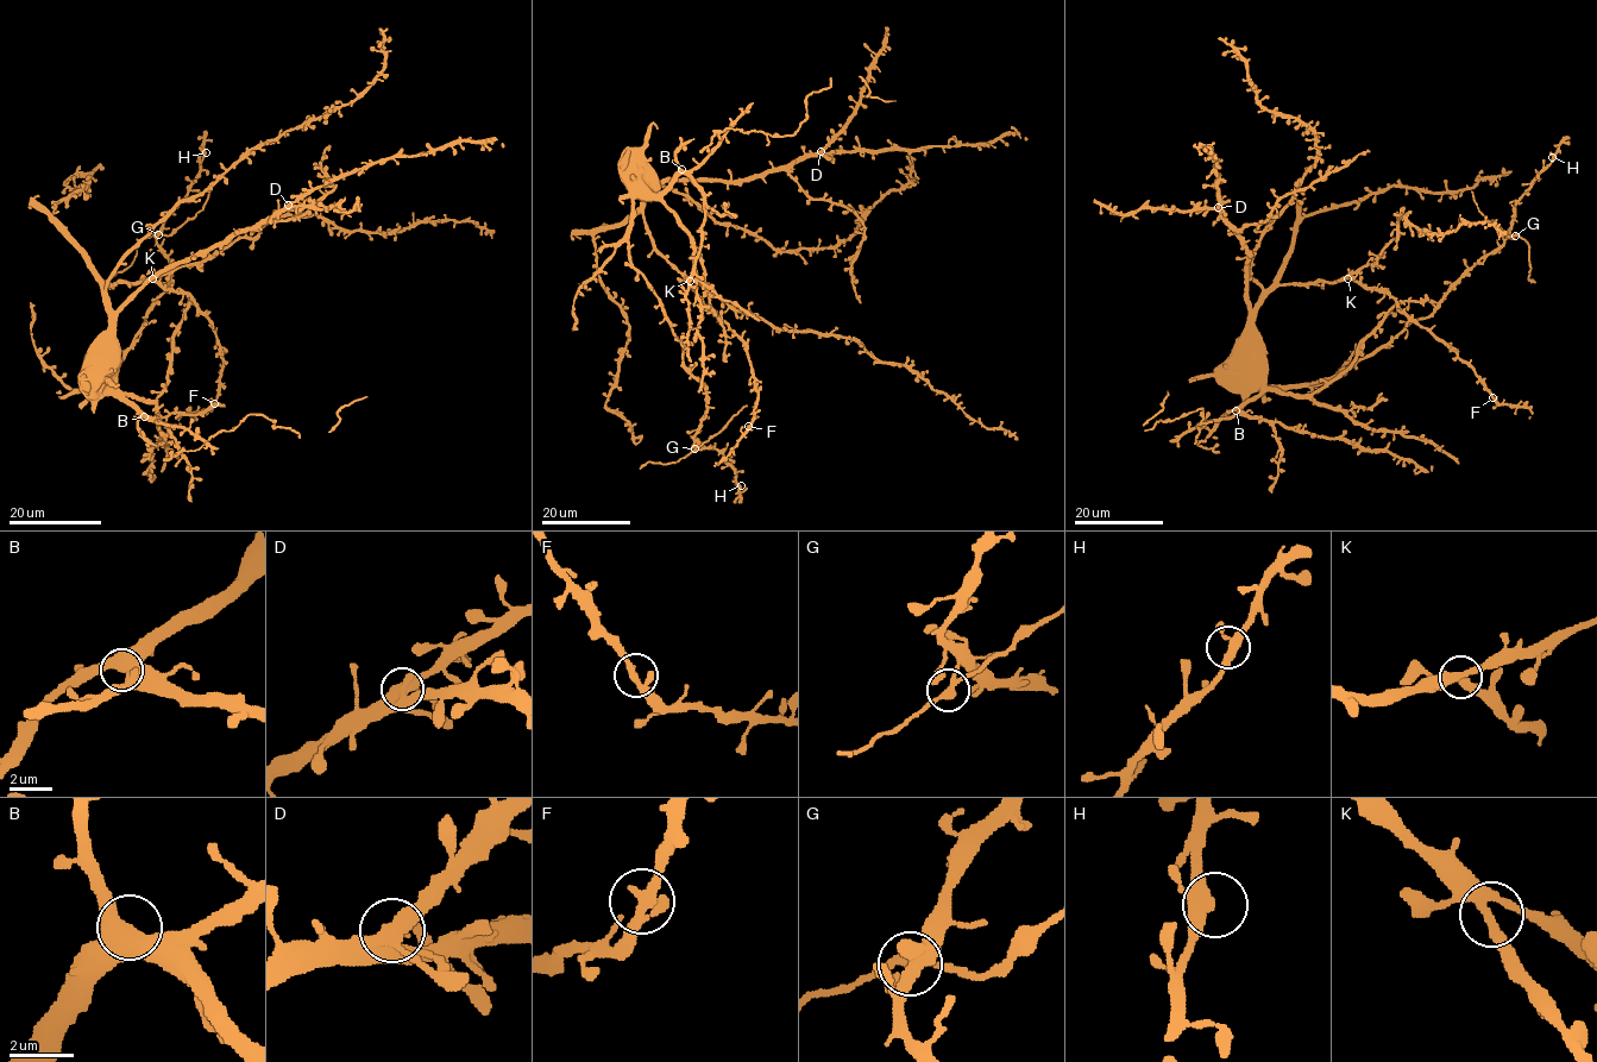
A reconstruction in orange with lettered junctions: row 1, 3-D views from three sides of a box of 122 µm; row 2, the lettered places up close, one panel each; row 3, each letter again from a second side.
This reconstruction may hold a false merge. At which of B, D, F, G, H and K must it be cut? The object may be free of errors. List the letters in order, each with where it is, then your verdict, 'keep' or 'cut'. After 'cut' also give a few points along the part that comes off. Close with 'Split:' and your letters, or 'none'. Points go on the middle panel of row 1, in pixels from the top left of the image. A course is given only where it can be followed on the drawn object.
B: place (681, 169); keep
D: place (821, 151); keep
F: place (748, 426); keep
G: place (695, 448); cut; course (695, 448), (747, 406)
H: place (741, 485); keep
K: place (690, 281); keep
Split: G

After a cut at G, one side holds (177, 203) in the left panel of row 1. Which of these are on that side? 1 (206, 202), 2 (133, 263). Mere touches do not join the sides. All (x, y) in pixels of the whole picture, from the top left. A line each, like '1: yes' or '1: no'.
1: no
2: no

